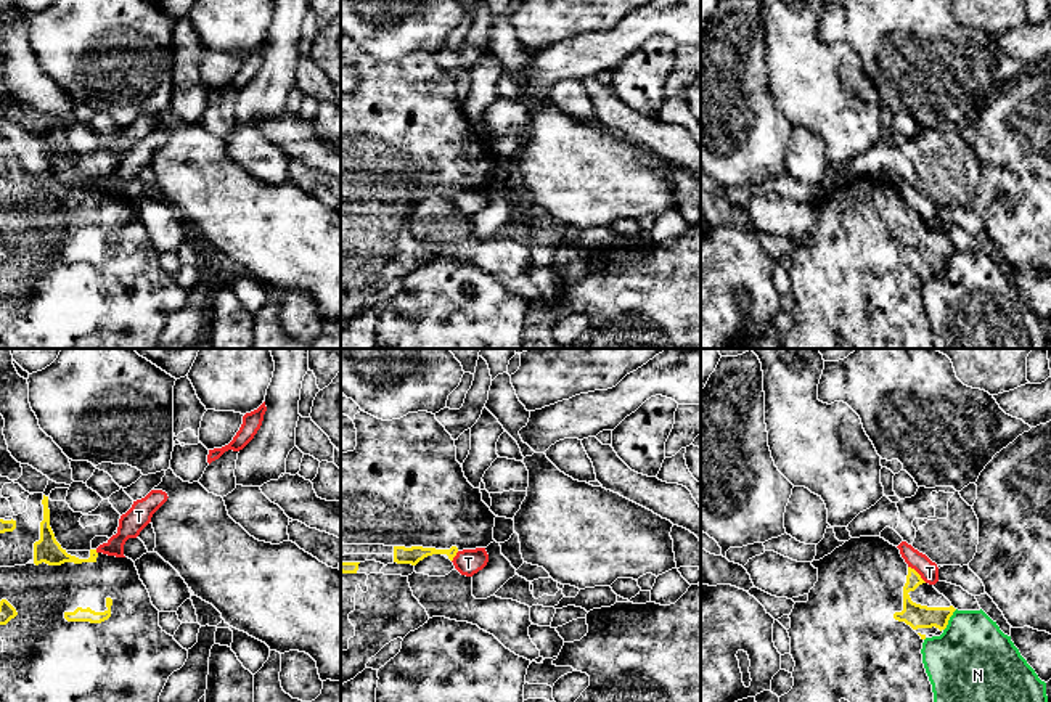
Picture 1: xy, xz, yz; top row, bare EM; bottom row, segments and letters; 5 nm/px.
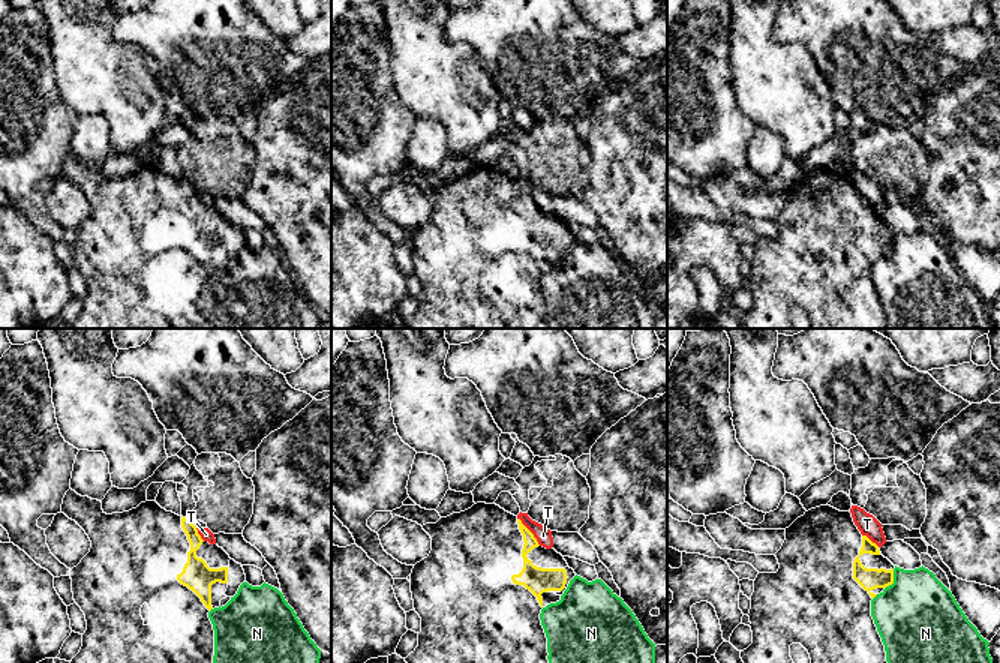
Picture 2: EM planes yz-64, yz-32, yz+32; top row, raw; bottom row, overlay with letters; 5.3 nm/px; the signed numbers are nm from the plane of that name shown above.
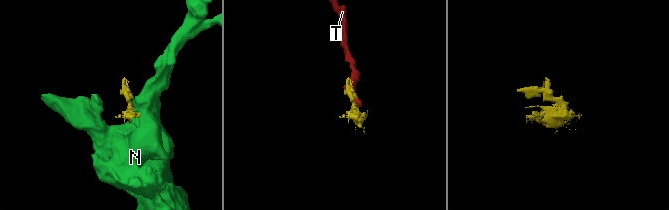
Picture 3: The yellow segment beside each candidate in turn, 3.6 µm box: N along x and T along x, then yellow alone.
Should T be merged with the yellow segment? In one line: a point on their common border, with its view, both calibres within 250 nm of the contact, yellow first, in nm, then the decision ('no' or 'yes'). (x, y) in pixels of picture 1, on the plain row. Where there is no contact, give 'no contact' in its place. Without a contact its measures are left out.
yz (918, 214) | 120/100 nm | no

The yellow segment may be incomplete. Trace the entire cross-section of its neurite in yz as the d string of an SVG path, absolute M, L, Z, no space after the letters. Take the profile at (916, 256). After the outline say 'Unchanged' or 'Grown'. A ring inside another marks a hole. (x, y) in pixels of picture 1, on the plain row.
M860 177L850 178L842 186L836 188L831 194L812 206L818 210L818 222L808 233L807 243L795 243L789 255L791 268L791 296L795 302L792 318L792 329L779 337L783 349L840 349L840 341L845 339L853 349L935 349L934 333L929 316L922 304L922 283L926 278L940 276L948 265L950 257L956 251L951 243L940 235L934 225L926 223L921 215L911 209L900 194L900 190L881 177Z. Grown

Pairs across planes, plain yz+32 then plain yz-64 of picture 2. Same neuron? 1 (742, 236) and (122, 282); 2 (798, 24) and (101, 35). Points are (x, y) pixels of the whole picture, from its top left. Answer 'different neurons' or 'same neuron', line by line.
1: different neurons
2: different neurons

